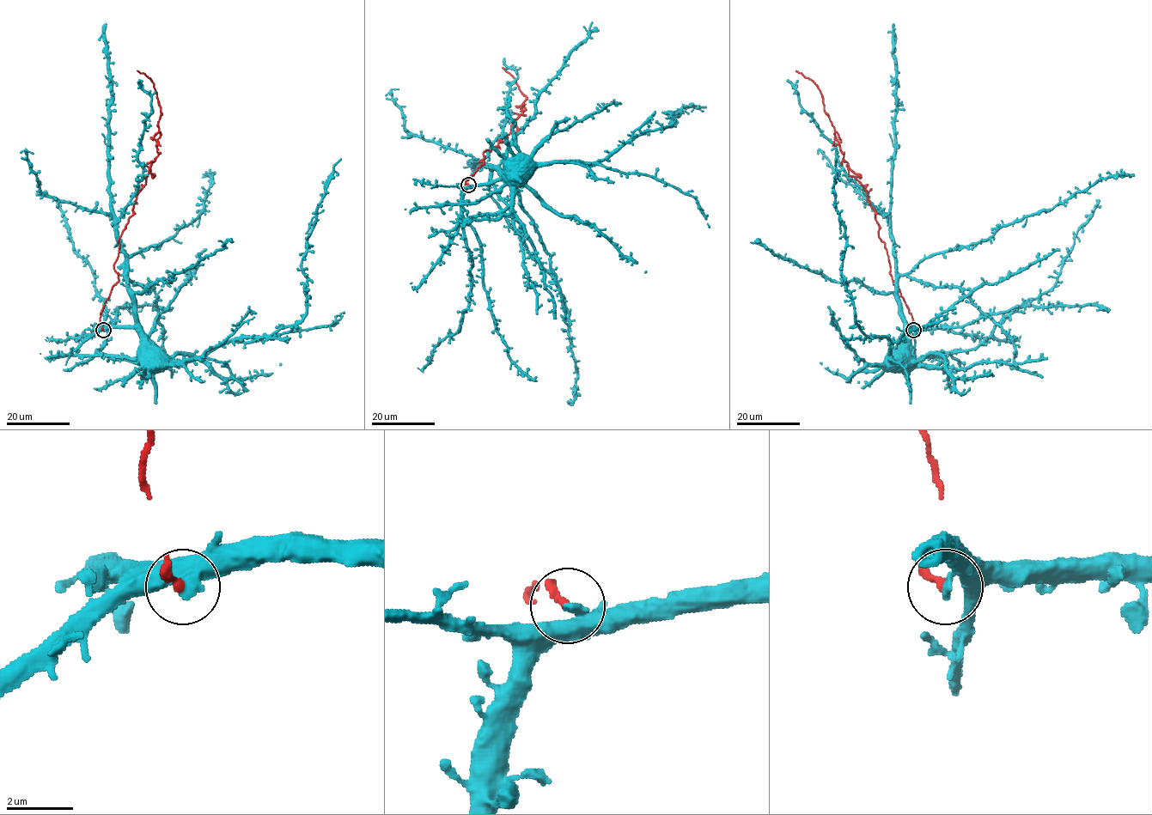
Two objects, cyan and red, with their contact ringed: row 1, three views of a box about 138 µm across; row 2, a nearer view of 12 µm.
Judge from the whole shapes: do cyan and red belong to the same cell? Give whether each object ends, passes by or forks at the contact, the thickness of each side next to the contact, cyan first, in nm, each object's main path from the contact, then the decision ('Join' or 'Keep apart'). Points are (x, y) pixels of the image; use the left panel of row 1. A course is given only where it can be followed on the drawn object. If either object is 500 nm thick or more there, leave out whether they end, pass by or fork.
At the ring cyan ends. At the ring red ends. Thickness 400 nm (cyan) against 240 nm. Course of cyan: (103, 330), (133, 327), (139, 337), (140, 362), (148, 366). Course of red: (103, 330), (100, 313), (118, 281), (113, 264), (118, 240), (158, 155), (156, 91), (137, 70). Keep apart

